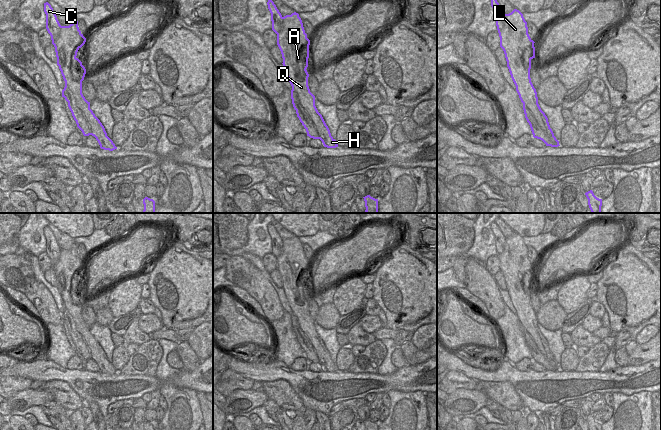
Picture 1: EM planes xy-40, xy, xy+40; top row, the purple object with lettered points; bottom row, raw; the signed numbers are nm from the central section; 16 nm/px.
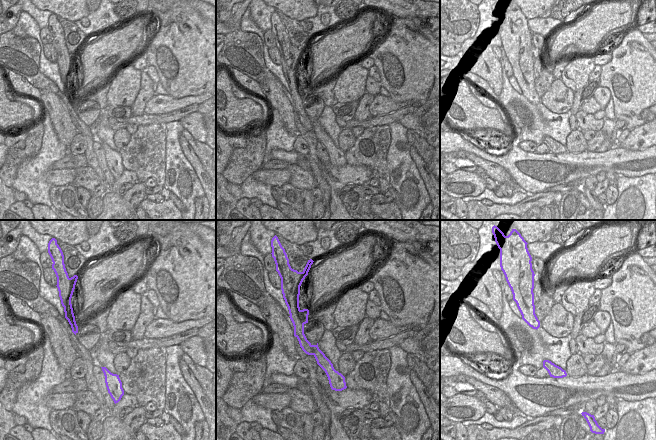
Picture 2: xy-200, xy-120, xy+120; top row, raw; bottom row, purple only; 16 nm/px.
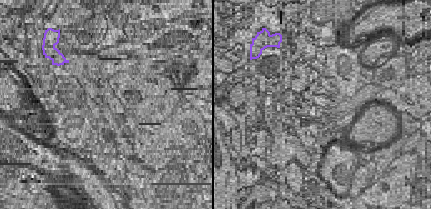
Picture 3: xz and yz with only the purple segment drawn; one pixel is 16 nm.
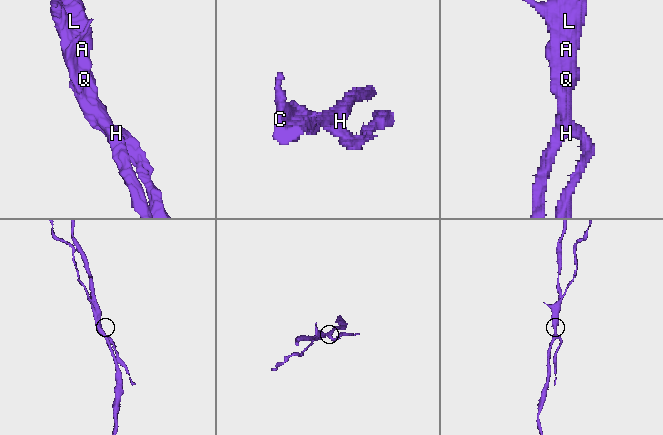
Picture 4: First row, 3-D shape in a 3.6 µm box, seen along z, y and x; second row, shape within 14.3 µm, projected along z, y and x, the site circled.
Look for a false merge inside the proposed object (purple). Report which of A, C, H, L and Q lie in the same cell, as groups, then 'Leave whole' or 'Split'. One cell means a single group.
Groups: A H L Q / C. Split

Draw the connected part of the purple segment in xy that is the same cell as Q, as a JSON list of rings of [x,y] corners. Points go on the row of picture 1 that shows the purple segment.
[[[294,12],[283,17],[283,28],[277,34],[277,45],[283,58],[283,66],[292,90],[298,94],[302,107],[316,126],[324,147],[336,148],[338,144],[331,136],[322,115],[315,106],[315,96],[308,86],[307,72],[310,40],[307,38],[299,14]]]

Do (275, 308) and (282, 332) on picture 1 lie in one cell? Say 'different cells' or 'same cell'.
different cells

